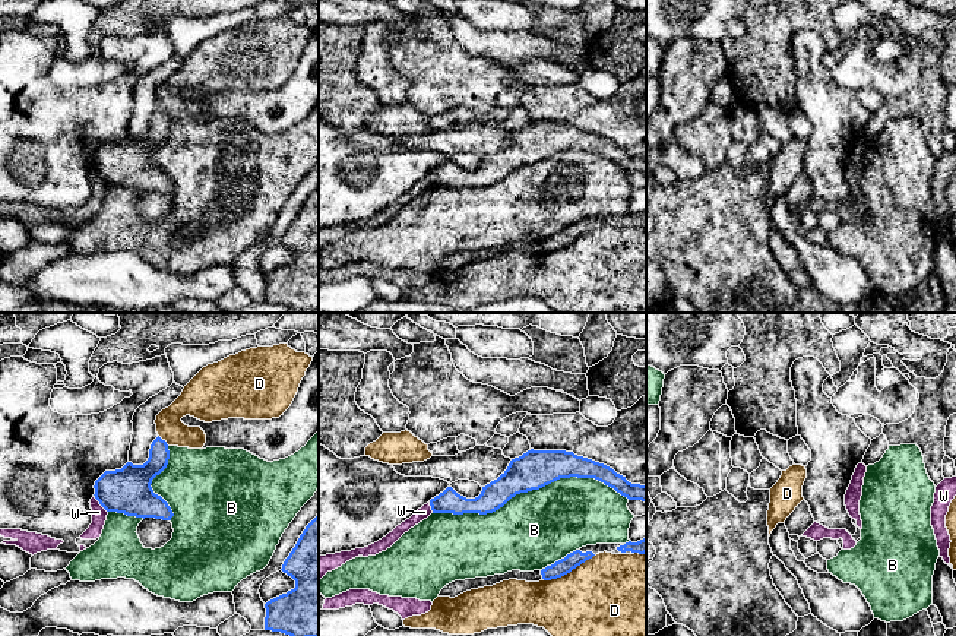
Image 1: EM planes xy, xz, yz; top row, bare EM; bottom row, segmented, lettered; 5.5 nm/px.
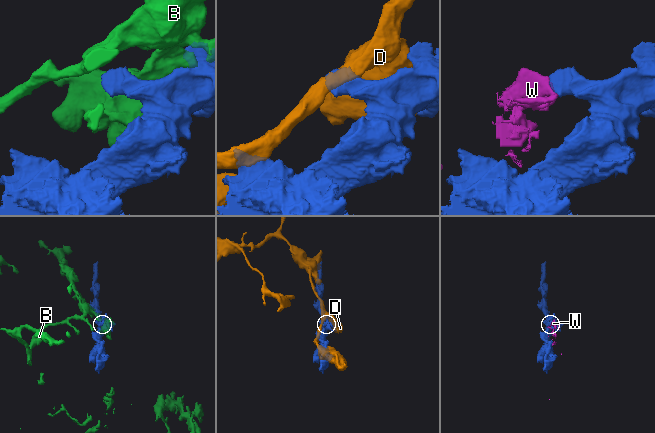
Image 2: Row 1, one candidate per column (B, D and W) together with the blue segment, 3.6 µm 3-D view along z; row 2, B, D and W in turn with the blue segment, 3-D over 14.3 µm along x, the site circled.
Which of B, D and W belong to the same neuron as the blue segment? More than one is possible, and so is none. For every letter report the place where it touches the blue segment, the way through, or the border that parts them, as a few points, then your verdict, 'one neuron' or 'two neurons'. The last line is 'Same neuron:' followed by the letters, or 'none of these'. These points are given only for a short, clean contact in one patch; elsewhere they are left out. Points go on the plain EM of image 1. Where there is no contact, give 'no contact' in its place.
B: xz (531, 163) | two neurons
D: xz (567, 244) | two neurons
W: xy (100, 176) | along xy (94, 170), (107, 184) | two neurons
Same neuron: none of these

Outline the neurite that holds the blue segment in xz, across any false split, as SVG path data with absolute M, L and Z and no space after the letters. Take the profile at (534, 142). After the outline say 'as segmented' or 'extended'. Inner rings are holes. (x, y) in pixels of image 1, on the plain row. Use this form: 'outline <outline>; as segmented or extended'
outline M528 123L510 133L507 142L482 159L475 171L458 167L452 159L430 173L433 186L487 187L503 180L520 165L539 162L560 151L595 151L629 173L646 175L646 158L631 156L612 140L566 123Z; as segmented

